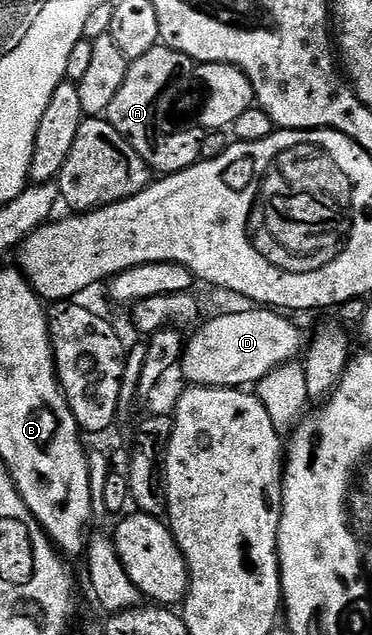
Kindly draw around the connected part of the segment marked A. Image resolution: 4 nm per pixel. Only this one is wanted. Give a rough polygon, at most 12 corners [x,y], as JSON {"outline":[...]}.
{"outline":[[158,45],[129,62],[106,112],[149,168],[201,160],[199,125],[164,123],[192,58]]}

